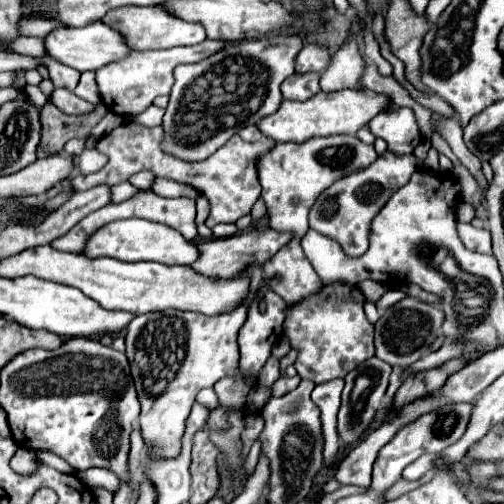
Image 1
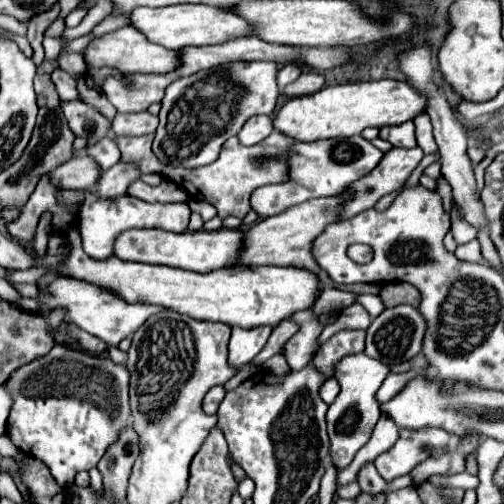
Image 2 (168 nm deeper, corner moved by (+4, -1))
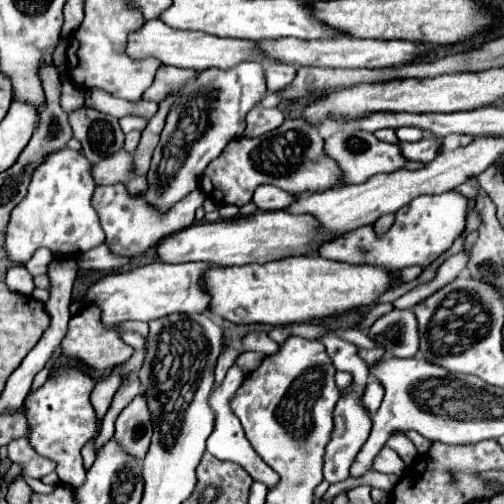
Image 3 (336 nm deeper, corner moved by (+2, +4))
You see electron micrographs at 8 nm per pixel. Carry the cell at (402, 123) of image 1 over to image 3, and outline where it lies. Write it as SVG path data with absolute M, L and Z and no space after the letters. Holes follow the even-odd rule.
M397 128L397 138L399 142L419 142L425 138L425 132L421 128Z

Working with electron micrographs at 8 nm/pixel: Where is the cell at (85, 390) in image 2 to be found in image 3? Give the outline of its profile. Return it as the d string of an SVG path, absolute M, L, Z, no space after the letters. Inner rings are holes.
M65 370L61 378L53 378L53 382L45 382L37 392L31 392L25 400L27 406L27 420L31 432L27 438L31 440L33 448L57 462L57 476L61 482L69 482L73 486L81 486L85 482L85 466L81 448L93 438L97 430L97 416L95 408L89 400L95 382L83 370Z

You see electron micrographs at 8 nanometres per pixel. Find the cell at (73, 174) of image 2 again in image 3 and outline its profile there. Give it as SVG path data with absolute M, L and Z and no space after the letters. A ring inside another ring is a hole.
M121 150L121 154L105 158L93 166L93 176L99 184L125 184L133 176L133 154Z

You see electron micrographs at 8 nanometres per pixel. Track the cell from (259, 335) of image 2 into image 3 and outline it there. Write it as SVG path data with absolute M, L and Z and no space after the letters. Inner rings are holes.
M231 366L231 370L227 372L223 384L217 386L217 390L213 390L211 396L209 396L209 406L215 412L215 428L213 428L213 434L207 438L207 452L213 454L219 460L231 460L231 462L237 462L237 464L245 466L245 470L251 474L253 480L261 480L271 490L271 488L275 488L279 484L279 474L275 474L275 470L271 470L265 462L261 462L261 458L257 456L257 452L251 448L249 440L245 438L239 418L231 410L231 400L229 398L233 398L233 394L241 386L243 378L245 378L245 374L237 366Z

